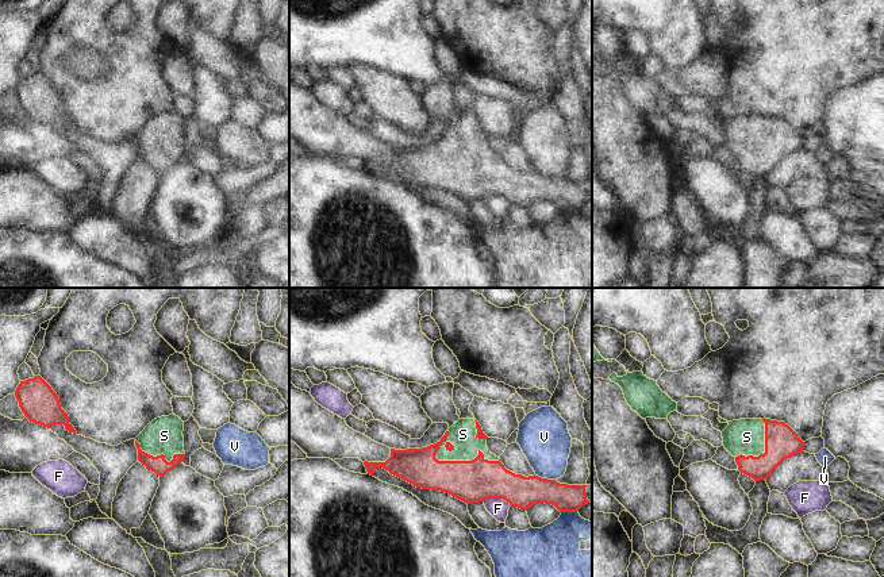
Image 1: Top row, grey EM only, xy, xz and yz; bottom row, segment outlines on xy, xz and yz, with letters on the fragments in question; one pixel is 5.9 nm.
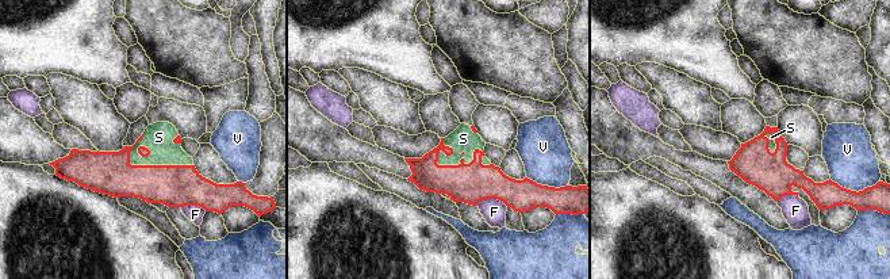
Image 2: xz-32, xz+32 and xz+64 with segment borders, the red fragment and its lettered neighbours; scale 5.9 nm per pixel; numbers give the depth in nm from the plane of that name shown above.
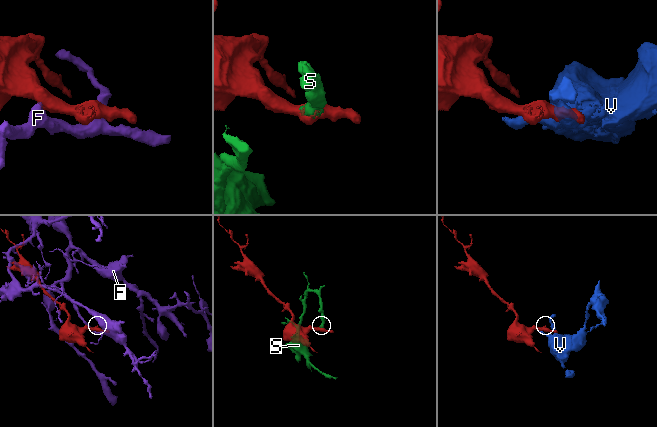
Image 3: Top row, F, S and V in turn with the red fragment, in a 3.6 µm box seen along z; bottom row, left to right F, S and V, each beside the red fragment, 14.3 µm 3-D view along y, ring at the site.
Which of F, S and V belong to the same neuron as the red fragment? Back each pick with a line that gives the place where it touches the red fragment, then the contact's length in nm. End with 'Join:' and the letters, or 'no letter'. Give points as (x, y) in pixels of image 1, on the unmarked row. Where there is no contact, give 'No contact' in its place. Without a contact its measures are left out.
S: Touches red at xz (467, 158). Shared border 400 nm
Join: S.

